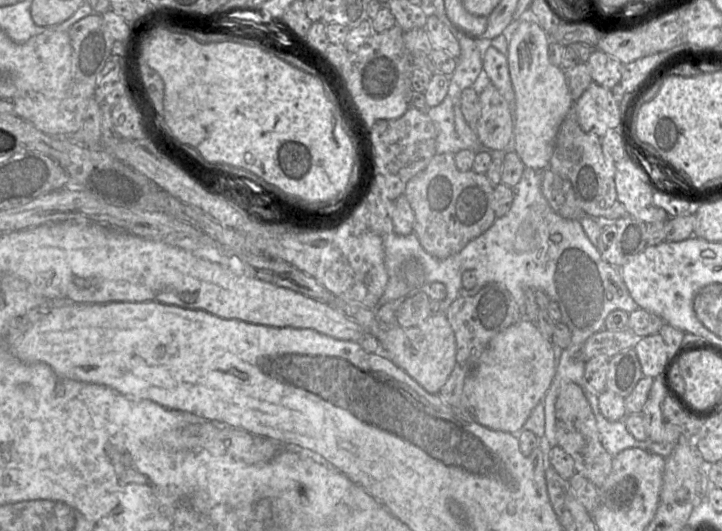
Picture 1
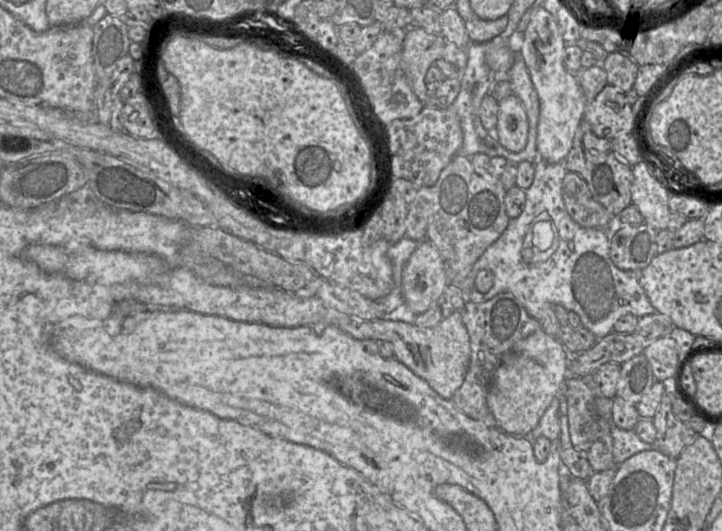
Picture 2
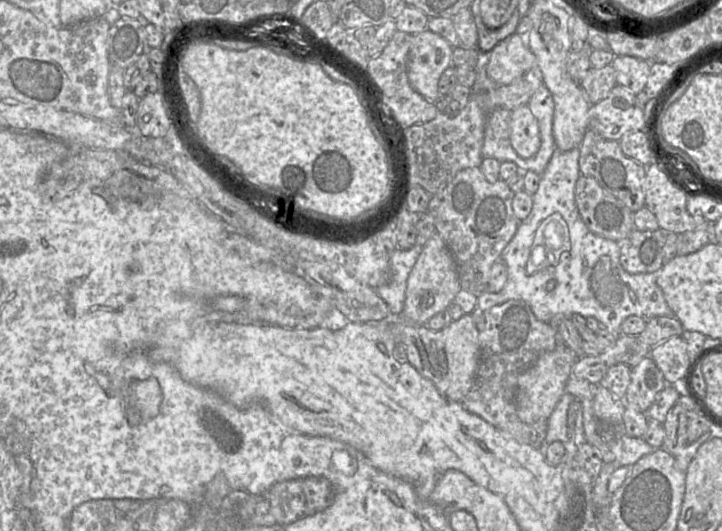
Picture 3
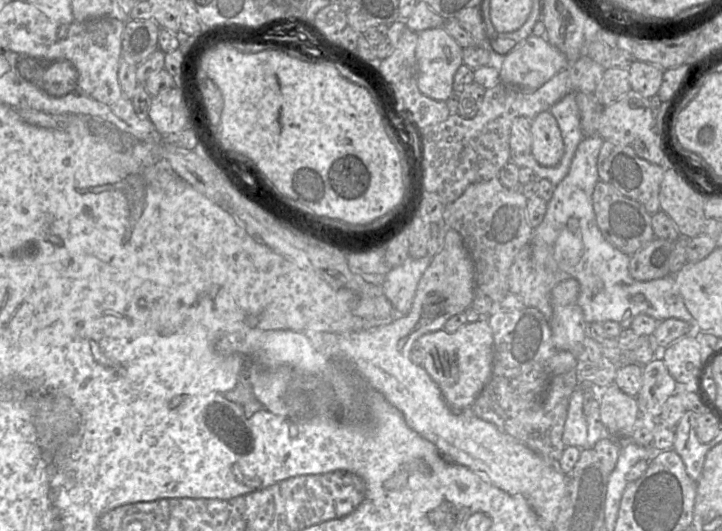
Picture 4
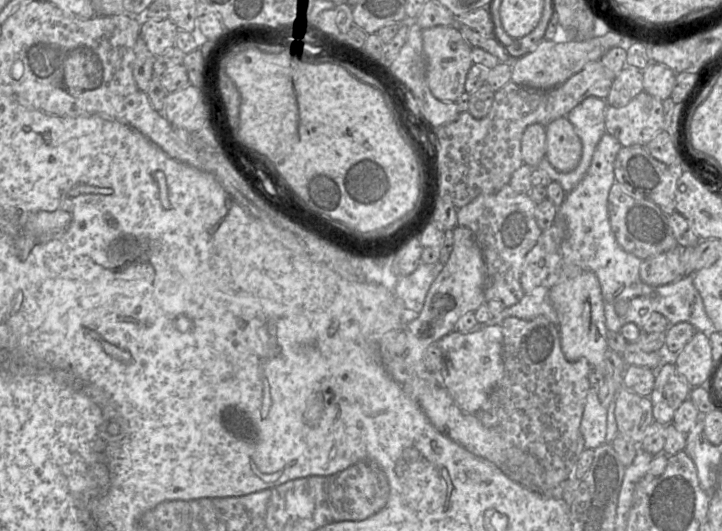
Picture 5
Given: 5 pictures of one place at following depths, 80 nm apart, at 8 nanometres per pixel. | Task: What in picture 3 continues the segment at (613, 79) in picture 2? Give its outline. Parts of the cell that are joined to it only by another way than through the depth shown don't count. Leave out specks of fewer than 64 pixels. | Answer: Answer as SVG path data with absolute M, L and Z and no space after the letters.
M618 55L611 65L616 72L617 84L629 88L634 93L644 90L651 63L633 56Z

